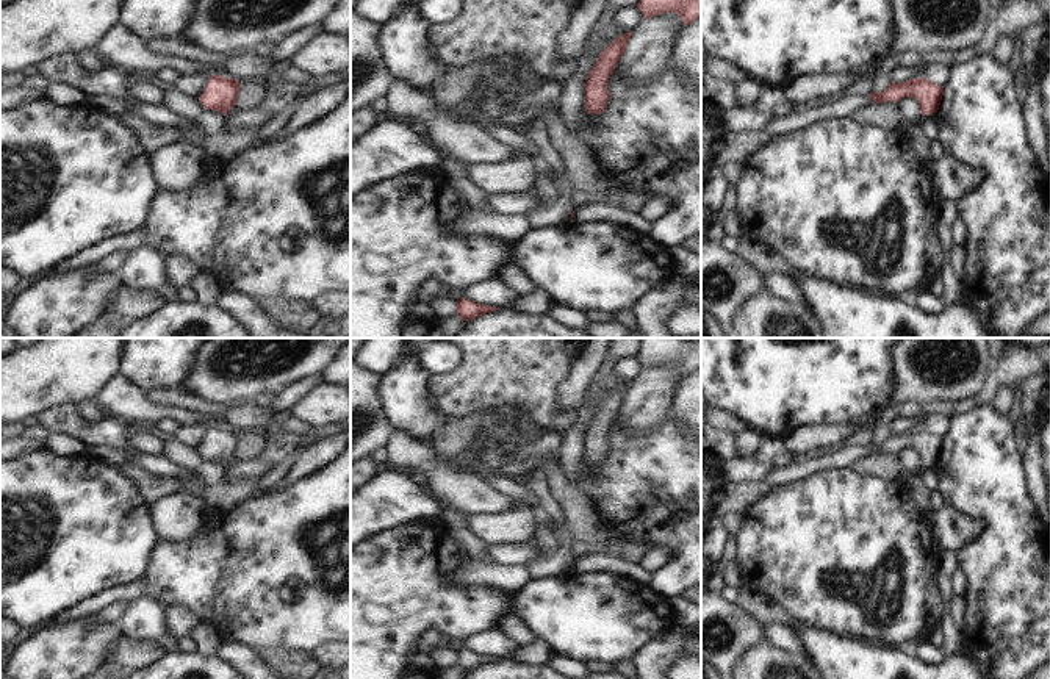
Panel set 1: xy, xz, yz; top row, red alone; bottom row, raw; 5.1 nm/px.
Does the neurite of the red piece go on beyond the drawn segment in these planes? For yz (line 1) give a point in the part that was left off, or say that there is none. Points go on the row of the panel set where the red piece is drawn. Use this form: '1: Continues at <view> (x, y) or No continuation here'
1: No continuation here.

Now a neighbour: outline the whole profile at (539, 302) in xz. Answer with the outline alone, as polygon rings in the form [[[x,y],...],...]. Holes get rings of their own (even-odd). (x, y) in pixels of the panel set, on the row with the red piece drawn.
[[[537,286],[532,294],[520,297],[515,304],[507,305],[507,308],[529,314],[546,314],[552,304],[552,296],[545,288]]]

